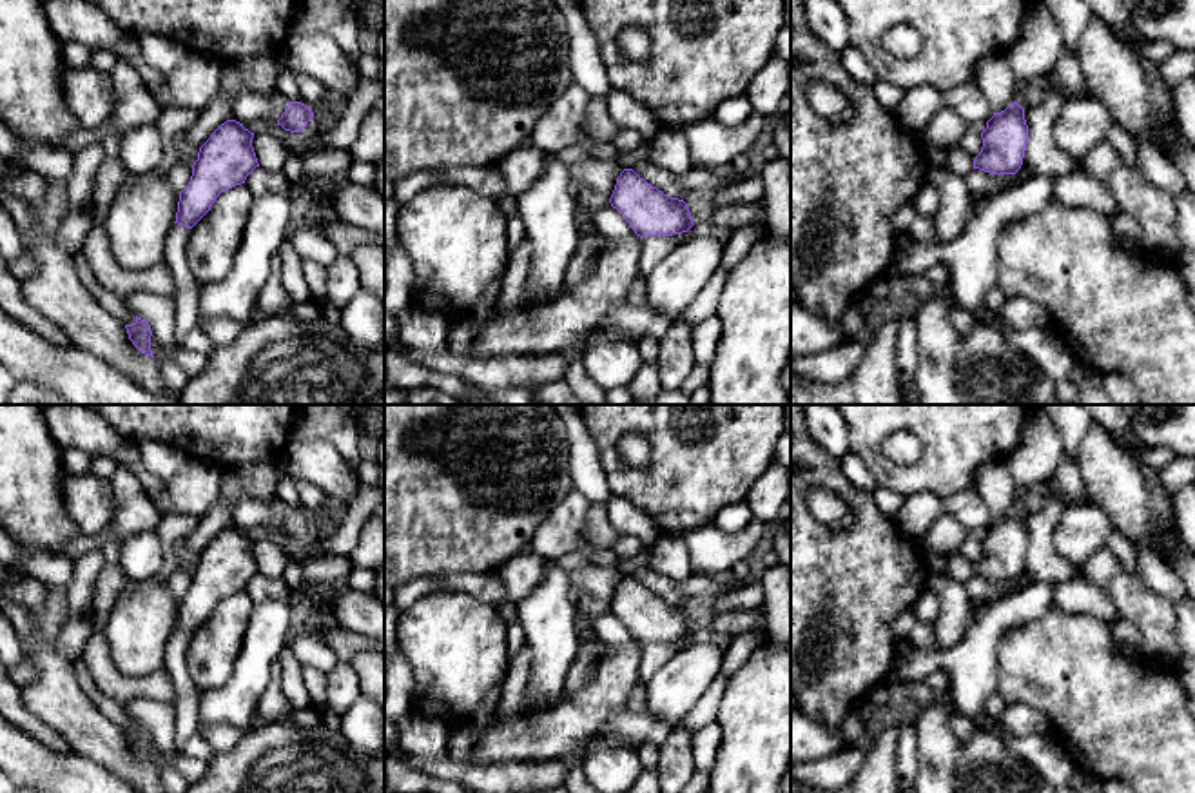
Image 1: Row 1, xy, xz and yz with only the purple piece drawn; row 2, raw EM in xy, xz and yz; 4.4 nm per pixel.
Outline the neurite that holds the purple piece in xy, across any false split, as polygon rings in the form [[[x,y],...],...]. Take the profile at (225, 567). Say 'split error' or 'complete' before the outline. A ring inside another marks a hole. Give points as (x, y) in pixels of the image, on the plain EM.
complete; [[[227,526],[210,541],[199,553],[189,592],[180,599],[174,630],[192,635],[221,599],[245,590],[259,573],[252,544],[254,539],[236,526]]]

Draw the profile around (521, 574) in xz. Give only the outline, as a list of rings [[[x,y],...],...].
[[[529,550],[504,561],[493,573],[508,592],[511,602],[526,599],[544,579],[546,563],[542,555]]]

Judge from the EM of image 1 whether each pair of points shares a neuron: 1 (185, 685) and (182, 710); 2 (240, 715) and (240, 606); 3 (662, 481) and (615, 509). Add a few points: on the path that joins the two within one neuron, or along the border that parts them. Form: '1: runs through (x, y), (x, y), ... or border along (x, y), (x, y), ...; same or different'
1: runs through (185, 690), (185, 704); same
2: border along (251, 608), (234, 672), (220, 688); different
3: border along (615, 494), (637, 505), (660, 528); different

